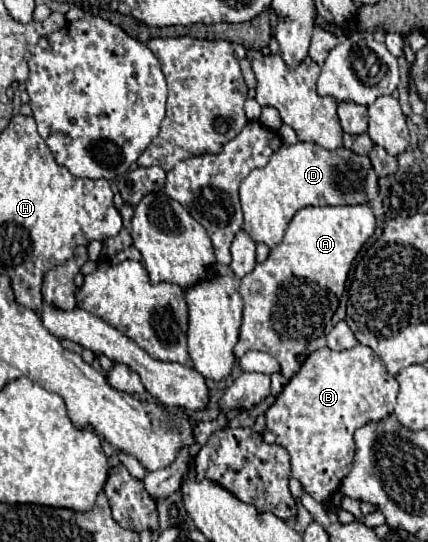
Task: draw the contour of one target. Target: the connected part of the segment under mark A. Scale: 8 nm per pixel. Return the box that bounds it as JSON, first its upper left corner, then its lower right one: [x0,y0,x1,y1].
[235,204,375,380]

